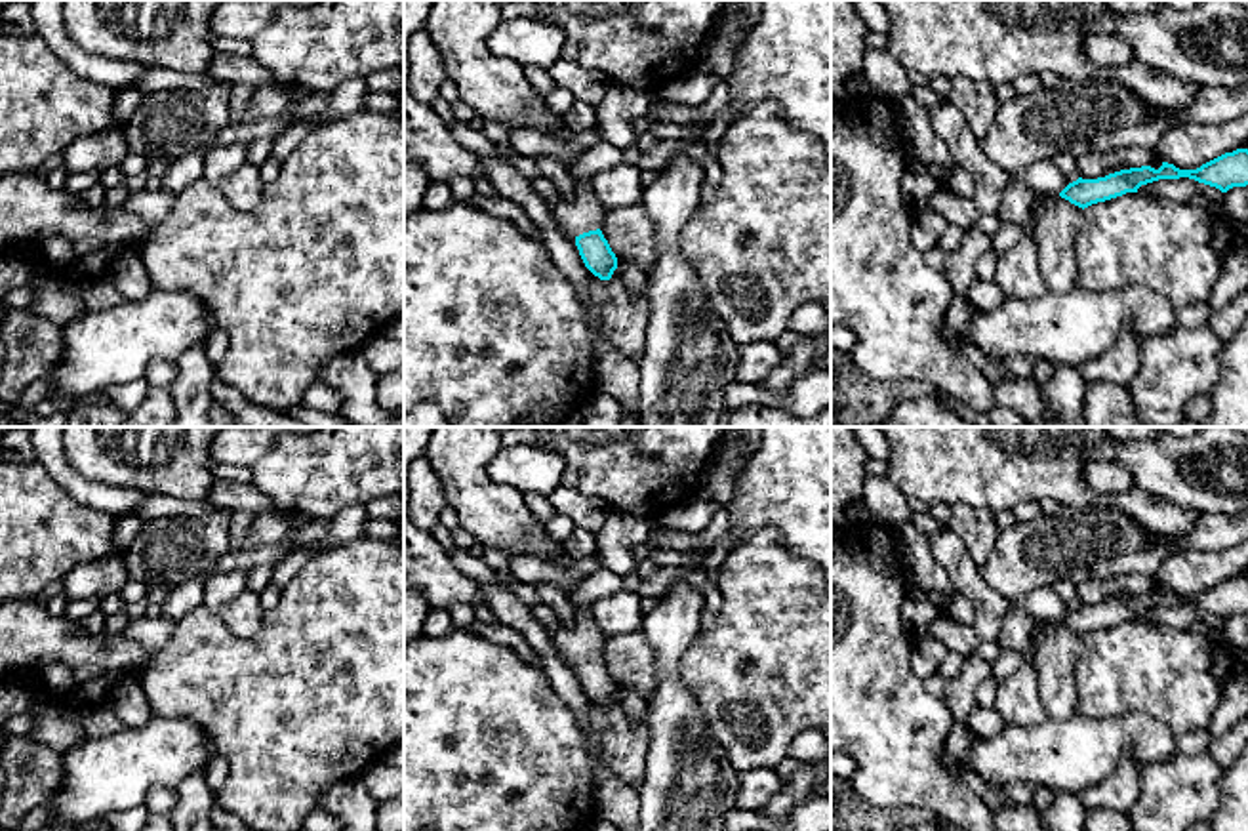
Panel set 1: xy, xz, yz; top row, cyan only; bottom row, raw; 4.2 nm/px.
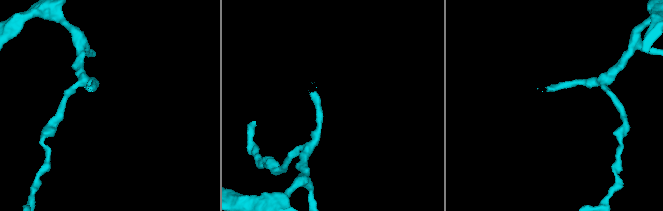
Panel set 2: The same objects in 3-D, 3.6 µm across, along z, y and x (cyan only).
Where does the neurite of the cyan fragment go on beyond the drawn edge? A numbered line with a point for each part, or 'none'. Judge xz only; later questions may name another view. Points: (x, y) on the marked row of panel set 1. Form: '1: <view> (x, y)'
1: xz (583, 212)

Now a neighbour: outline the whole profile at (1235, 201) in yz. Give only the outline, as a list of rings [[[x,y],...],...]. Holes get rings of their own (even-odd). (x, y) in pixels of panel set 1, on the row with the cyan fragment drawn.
[[[1248,185],[1229,189],[1223,196],[1223,208],[1229,217],[1248,225]]]

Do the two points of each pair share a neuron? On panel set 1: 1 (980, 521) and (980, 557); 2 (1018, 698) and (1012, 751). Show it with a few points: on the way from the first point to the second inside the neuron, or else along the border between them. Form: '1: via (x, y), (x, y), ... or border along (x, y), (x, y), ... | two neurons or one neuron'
1: via (980, 530), (980, 547) | one neuron
2: border along (1046, 717), (1035, 725), (1008, 725) | two neurons

